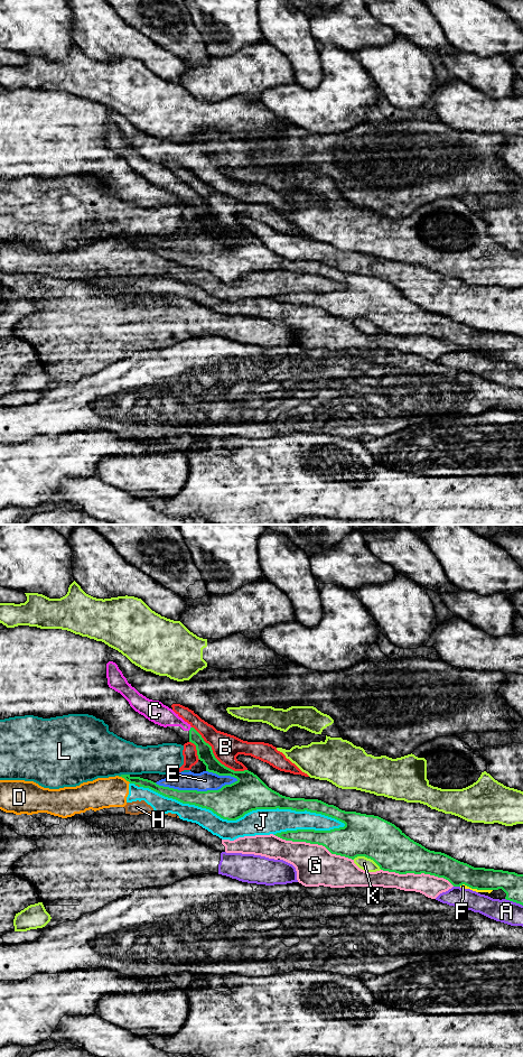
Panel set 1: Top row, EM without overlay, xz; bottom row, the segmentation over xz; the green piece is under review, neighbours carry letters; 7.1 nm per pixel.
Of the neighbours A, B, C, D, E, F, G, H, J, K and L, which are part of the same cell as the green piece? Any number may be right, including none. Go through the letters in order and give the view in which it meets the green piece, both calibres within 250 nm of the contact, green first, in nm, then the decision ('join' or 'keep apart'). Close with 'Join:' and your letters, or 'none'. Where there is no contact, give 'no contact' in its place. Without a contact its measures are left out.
A: contact in xz; calibres 160 and 170 nm; keep apart
B: contact in xz; calibres 110 and 190 nm; keep apart
C: contact in xz; calibres 110 and 150 nm; join
D: contact in xz; calibres 60 and 220 nm; keep apart
E: contact in xz; calibres 240 and 140 nm; keep apart
F: contact in xz; calibres 170 and 30 nm; keep apart
G: contact in xz; calibres 220 and 280 nm; keep apart
H: contact in xz; calibres 80 and 20 nm; keep apart
J: contact in xz; calibres 260 and 190 nm; keep apart
K: contact in xz; calibres 300 and 90 nm; keep apart
L: contact in xz; calibres 60 and 360 nm; keep apart
Join: C

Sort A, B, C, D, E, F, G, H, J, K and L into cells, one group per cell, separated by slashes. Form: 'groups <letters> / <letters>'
groups A / B D E H J / C / F G / K / L

